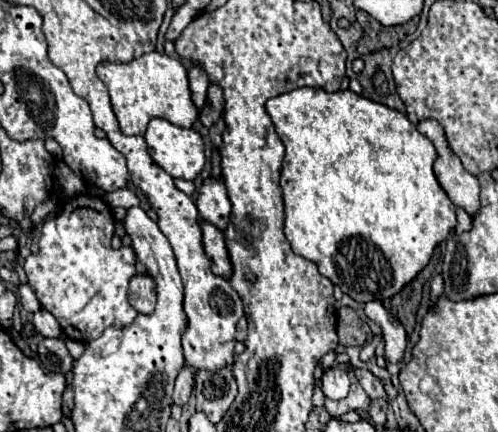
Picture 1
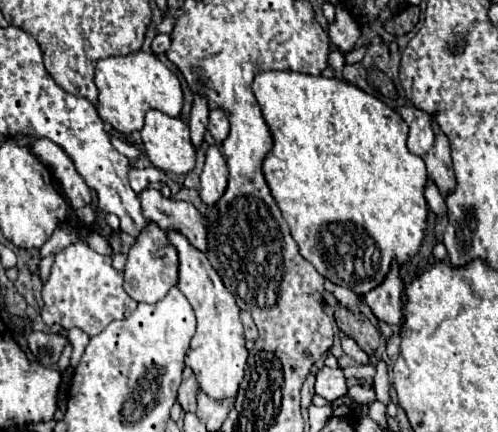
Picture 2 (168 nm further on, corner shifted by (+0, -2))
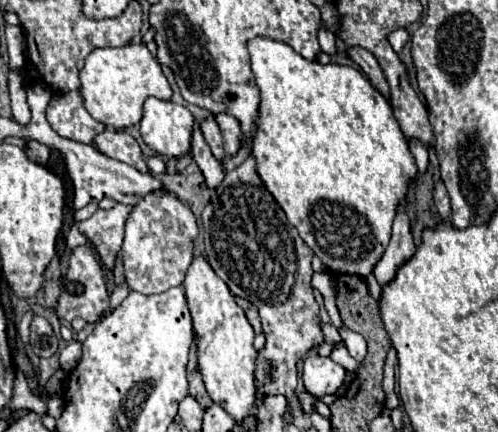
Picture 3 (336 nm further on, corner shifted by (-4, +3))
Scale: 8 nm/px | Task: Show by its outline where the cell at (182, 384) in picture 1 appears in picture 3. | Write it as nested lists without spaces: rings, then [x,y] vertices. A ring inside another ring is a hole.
[[[195,344],[189,350],[189,364],[187,364],[187,380],[189,380],[189,394],[201,404],[201,408],[209,408],[213,400],[209,398],[205,384],[201,380],[201,374],[197,370],[197,354],[195,354]]]

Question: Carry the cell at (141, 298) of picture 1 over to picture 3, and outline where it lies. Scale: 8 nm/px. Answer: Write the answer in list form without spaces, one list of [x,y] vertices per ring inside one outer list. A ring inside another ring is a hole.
[[[163,190],[143,196],[141,204],[133,206],[125,224],[125,242],[121,248],[129,288],[141,294],[159,294],[173,286],[181,286],[193,260],[195,236],[197,222],[185,202]]]

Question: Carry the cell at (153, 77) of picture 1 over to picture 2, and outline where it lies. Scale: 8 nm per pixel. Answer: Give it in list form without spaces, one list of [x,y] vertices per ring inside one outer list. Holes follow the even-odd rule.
[[[137,51],[121,57],[107,57],[95,65],[97,85],[97,113],[115,131],[131,135],[143,127],[143,117],[149,109],[157,109],[165,115],[177,117],[183,107],[183,91],[179,79],[161,63],[153,53]]]

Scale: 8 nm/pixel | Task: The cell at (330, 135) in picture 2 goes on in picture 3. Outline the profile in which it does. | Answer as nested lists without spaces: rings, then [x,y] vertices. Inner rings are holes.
[[[253,38],[249,40],[249,54],[251,54],[251,68],[253,68],[253,76],[255,82],[261,90],[261,104],[259,104],[259,128],[257,128],[257,136],[253,140],[253,154],[257,160],[257,172],[263,180],[263,184],[267,186],[267,190],[273,194],[273,198],[279,202],[279,206],[283,208],[283,212],[287,214],[287,220],[299,230],[301,238],[305,240],[305,244],[315,252],[315,256],[321,258],[321,262],[335,274],[357,274],[367,278],[373,268],[377,266],[377,262],[381,260],[389,240],[391,240],[391,224],[397,216],[399,206],[407,200],[409,188],[415,184],[417,180],[417,164],[415,158],[409,150],[409,144],[393,116],[391,104],[387,102],[387,98],[369,82],[369,78],[365,74],[361,74],[359,70],[351,68],[351,66],[339,66],[339,64],[319,64],[317,60],[305,60],[303,56],[299,56],[297,52],[293,52],[293,48],[289,48],[283,42],[275,42],[269,38]]]

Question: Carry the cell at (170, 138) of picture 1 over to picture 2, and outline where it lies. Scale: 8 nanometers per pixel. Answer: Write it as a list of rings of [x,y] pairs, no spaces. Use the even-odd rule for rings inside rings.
[[[157,109],[147,111],[141,141],[151,163],[161,171],[181,175],[195,165],[189,127],[179,117],[169,117]]]

